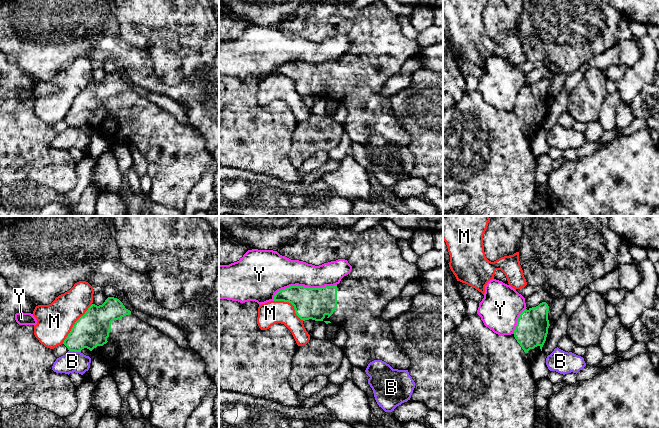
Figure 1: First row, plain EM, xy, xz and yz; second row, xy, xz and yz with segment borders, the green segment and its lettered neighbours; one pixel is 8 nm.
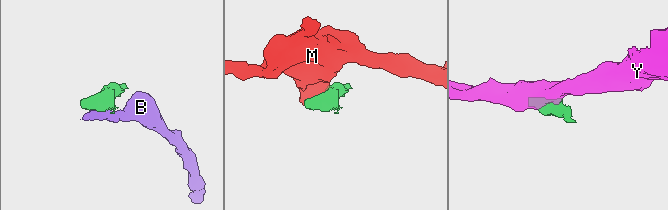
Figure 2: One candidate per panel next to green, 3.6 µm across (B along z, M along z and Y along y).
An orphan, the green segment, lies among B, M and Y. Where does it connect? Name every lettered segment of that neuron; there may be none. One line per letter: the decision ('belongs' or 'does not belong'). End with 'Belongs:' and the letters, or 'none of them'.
B: does not belong
M: does not belong
Y: does not belong
Belongs: none of them

